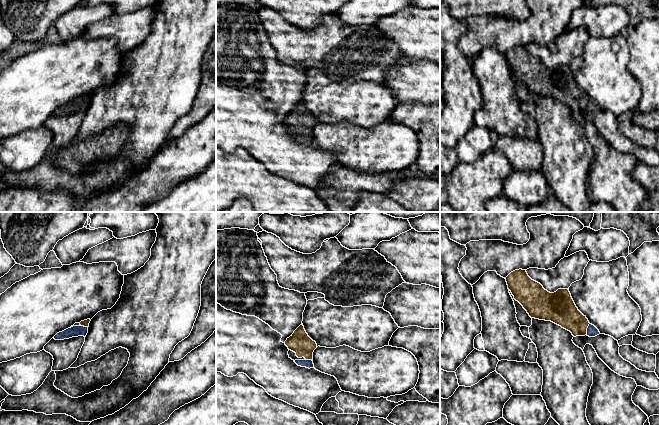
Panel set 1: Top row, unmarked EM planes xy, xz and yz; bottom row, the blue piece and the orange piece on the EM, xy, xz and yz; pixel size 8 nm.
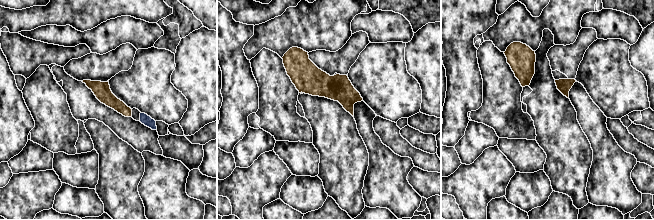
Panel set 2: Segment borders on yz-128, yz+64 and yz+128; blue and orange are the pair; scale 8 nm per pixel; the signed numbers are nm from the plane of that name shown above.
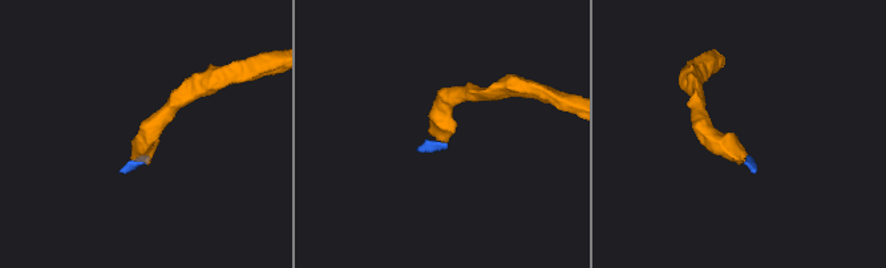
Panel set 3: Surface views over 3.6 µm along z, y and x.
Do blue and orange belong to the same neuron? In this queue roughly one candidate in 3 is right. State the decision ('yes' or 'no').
yes

